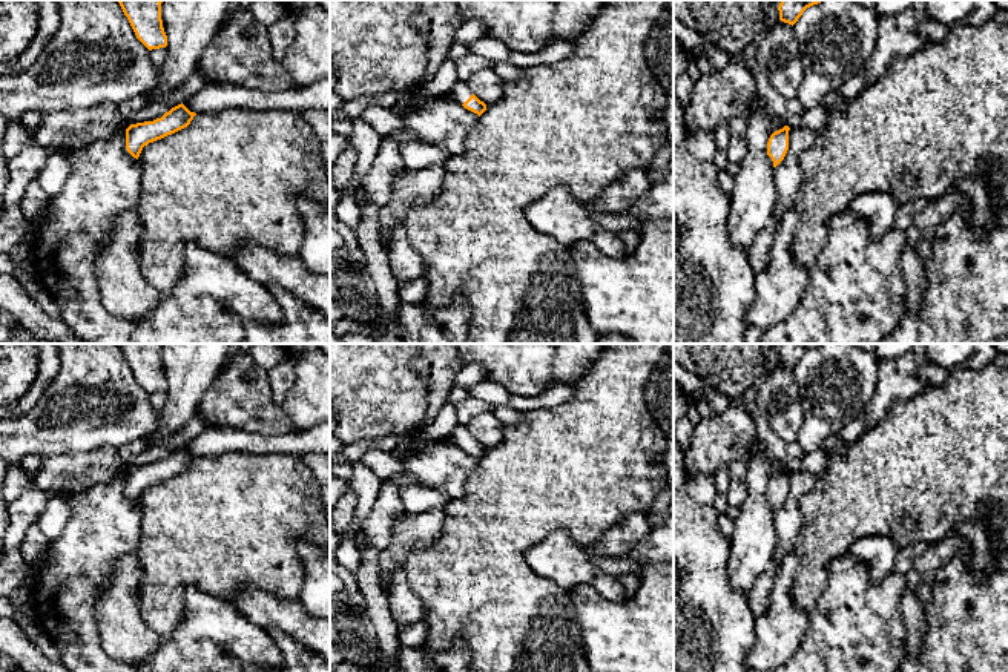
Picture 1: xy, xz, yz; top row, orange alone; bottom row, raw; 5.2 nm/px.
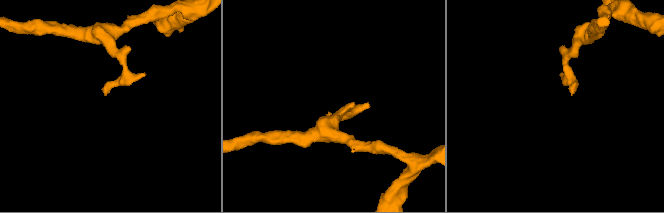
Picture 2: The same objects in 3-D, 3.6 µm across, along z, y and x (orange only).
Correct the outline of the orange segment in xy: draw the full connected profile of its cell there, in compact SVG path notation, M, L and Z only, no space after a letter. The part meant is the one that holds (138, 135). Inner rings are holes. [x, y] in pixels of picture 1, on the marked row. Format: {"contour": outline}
{"contour": "M181 103L166 112L161 118L130 124L126 129L127 152L138 160L144 146L187 127L195 115L195 112L190 112Z"}

